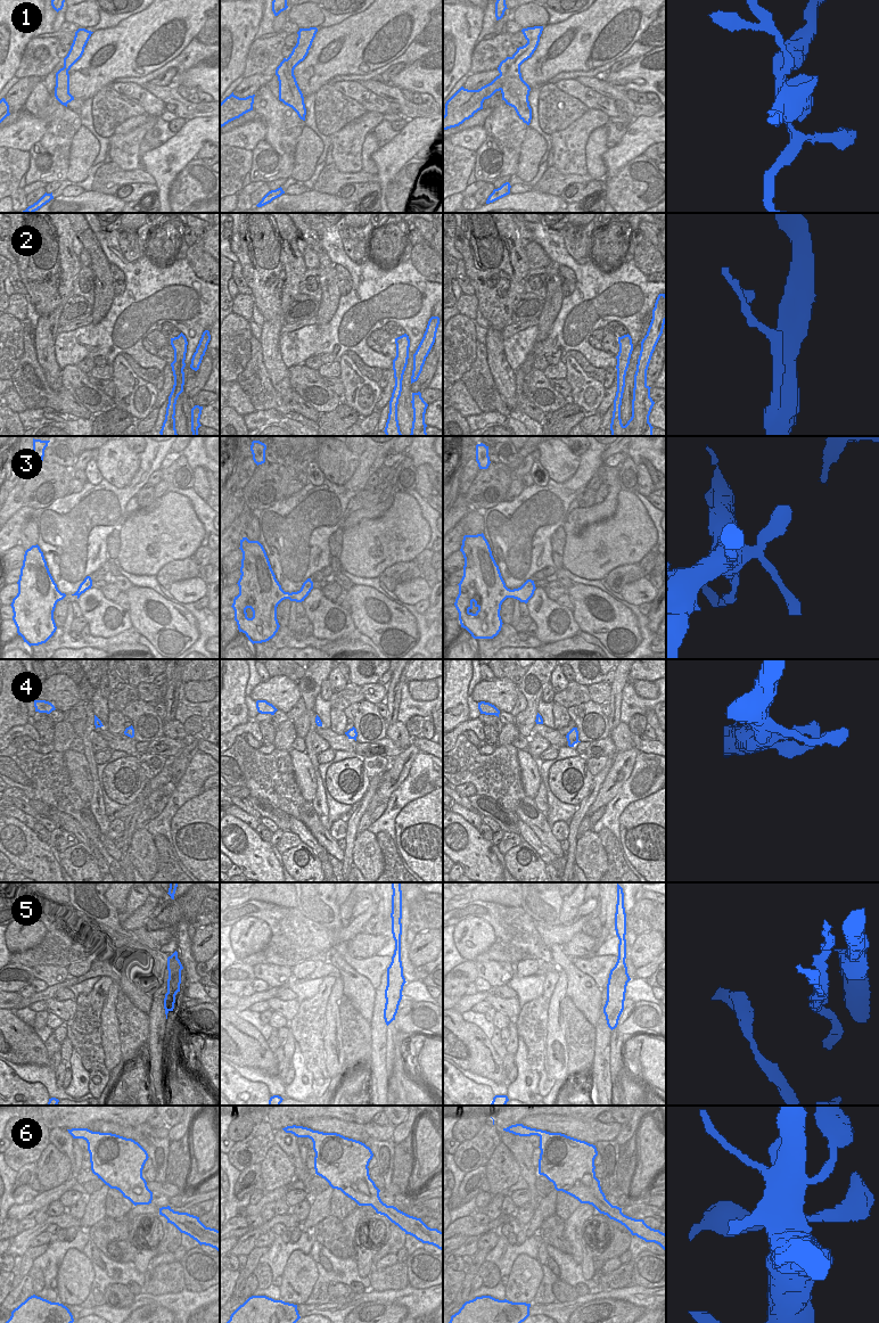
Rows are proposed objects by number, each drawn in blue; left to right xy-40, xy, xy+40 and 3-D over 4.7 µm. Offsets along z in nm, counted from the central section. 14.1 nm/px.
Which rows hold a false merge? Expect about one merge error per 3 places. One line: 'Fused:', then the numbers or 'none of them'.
Fused: 1, 5

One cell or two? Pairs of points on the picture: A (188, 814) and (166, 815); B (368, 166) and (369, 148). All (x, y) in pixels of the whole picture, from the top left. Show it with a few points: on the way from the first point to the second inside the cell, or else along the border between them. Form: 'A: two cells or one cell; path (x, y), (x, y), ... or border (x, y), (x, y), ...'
A: two cells; border (192, 797), (171, 820), (173, 843)
B: one cell; path (367, 162), (367, 153)

